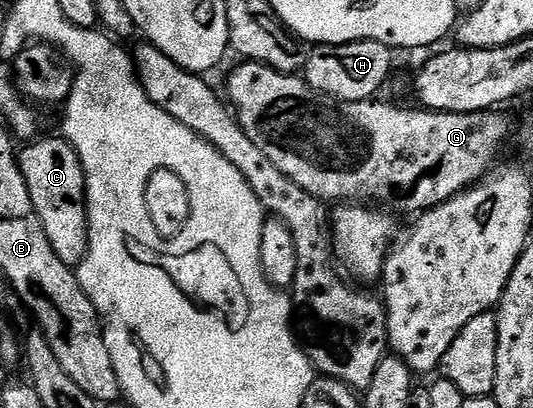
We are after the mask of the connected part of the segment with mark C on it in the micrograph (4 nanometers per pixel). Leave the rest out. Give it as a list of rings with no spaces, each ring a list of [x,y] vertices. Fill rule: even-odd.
[[[58,135],[44,137],[21,150],[18,166],[28,183],[28,195],[32,195],[32,207],[36,207],[36,215],[40,215],[44,235],[48,235],[48,243],[52,243],[52,251],[68,263],[77,263],[86,258],[88,251],[86,170],[69,141]]]

